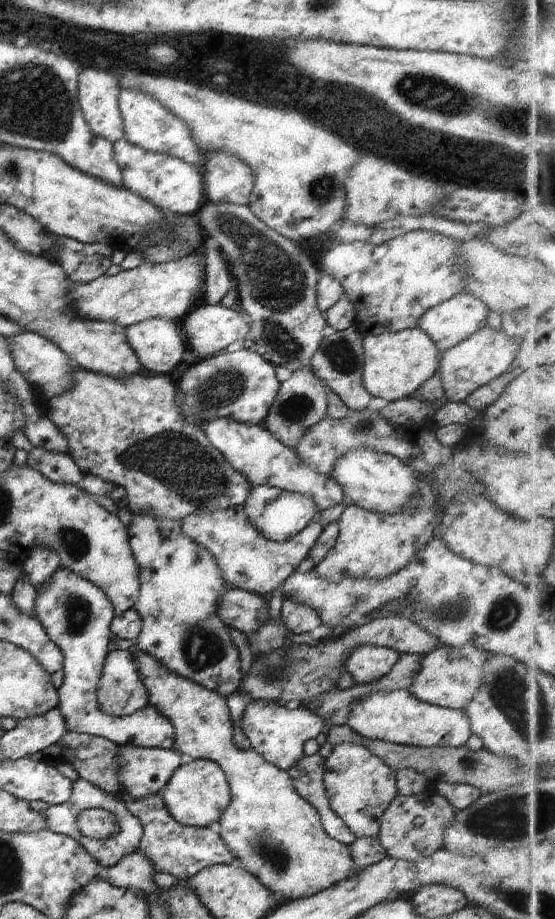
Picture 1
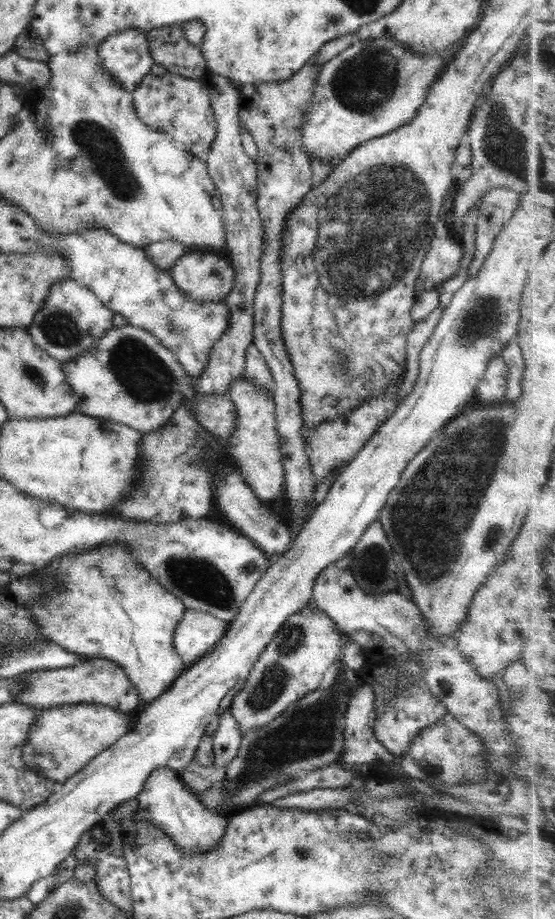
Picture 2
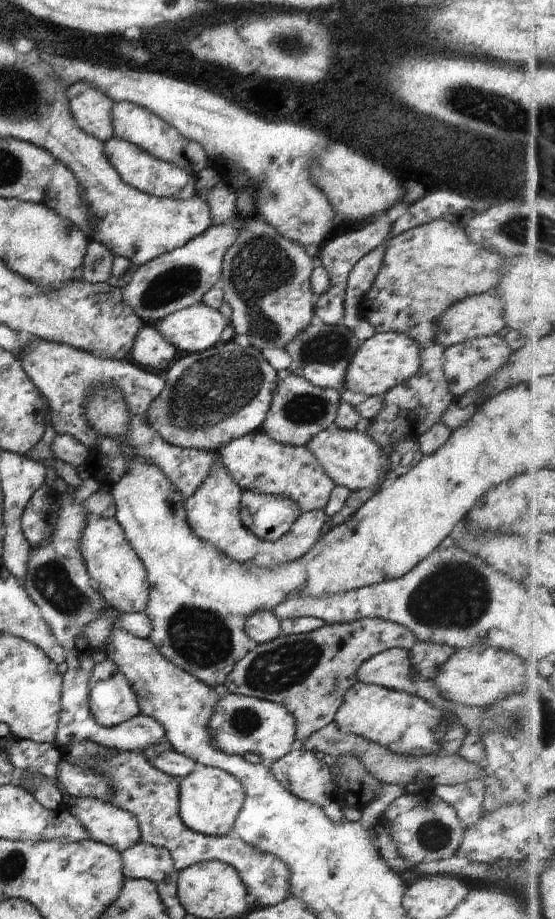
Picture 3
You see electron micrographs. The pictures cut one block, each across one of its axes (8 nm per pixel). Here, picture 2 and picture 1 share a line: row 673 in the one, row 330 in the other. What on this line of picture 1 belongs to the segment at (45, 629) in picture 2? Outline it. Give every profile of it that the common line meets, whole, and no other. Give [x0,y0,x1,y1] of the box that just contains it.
[125,318,185,375]

